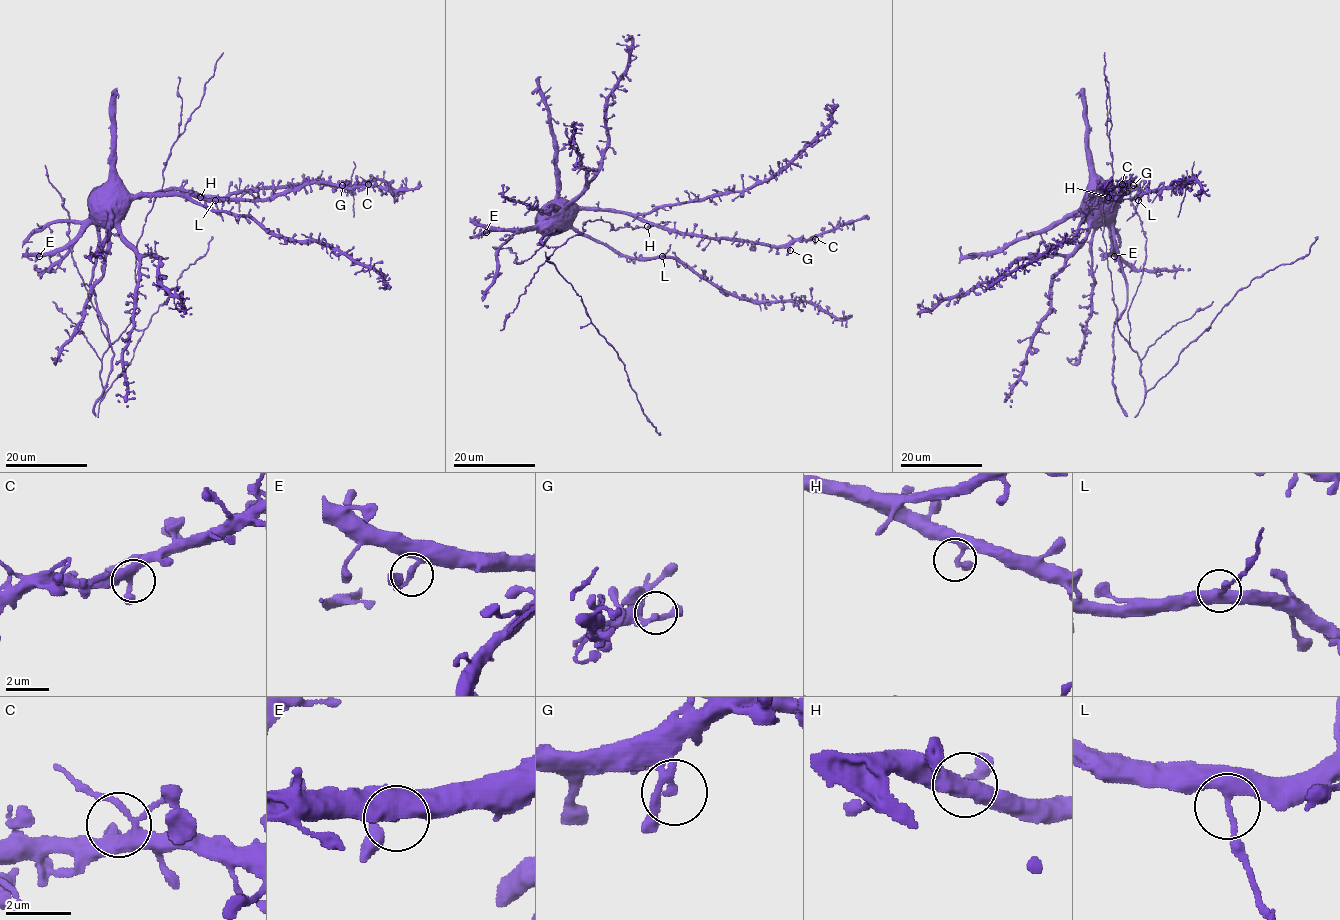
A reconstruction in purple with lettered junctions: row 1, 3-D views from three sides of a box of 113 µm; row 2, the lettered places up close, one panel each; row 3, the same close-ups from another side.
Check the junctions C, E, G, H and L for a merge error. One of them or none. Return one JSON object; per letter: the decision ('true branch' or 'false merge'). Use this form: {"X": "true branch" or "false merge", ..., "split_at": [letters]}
{"C": "true branch", "E": "true branch", "G": "true branch", "H": "true branch", "L": "false merge", "split_at": ["L"]}

